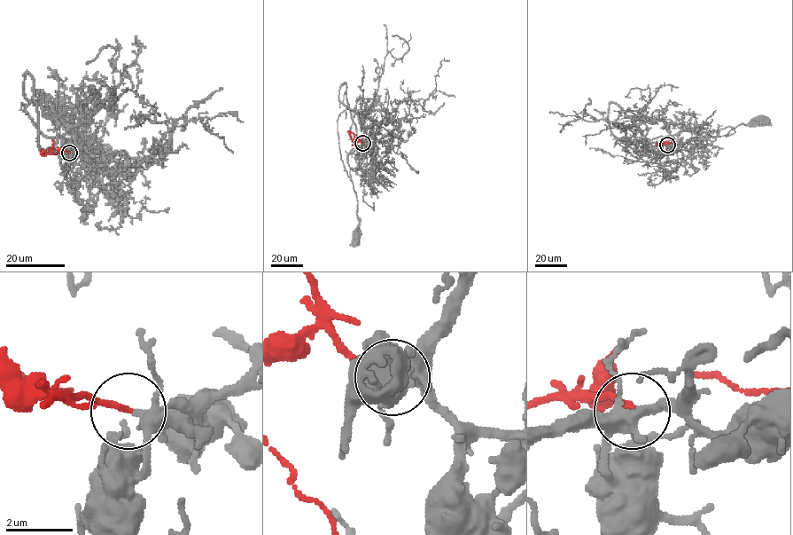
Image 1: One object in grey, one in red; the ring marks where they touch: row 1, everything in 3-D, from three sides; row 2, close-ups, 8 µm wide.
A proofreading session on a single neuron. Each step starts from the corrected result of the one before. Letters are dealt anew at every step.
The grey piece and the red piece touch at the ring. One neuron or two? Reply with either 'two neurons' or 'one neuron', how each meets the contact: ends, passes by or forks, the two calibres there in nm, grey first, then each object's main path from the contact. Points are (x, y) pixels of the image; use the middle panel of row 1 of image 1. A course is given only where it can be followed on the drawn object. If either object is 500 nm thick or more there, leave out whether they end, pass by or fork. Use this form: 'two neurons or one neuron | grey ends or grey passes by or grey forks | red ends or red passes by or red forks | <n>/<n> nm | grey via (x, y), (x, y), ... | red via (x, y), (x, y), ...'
one neuron | grey forks | red ends | 280/180 nm | grey via (363, 143), (373, 122), (346, 108), (338, 116), (338, 145), (341, 160), (357, 201), (357, 237) | red via (363, 143), (353, 135), (354, 143), (361, 151)

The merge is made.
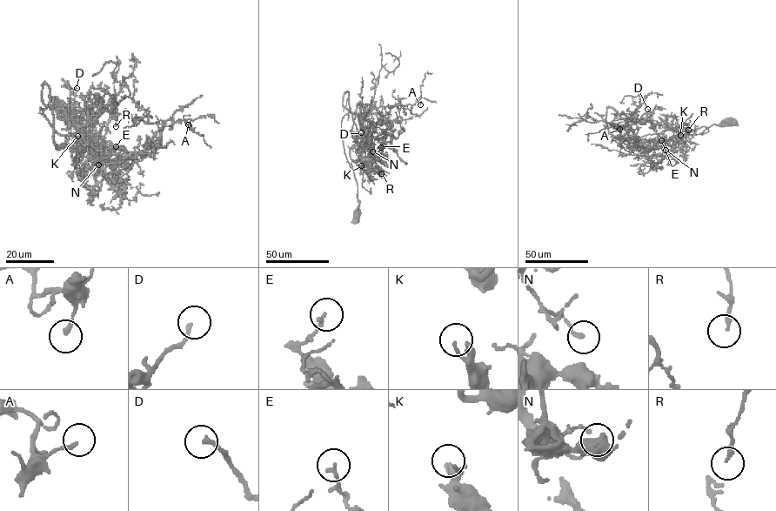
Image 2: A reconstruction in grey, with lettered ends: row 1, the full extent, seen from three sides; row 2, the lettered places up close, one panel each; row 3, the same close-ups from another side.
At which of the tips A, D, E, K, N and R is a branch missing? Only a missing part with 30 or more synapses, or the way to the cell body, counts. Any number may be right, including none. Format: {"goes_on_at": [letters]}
{"goes_on_at": []}

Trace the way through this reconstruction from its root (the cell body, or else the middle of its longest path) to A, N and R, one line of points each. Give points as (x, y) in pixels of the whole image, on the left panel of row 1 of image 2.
A: (70, 109), (68, 135), (40, 112), (52, 105), (96, 144), (126, 152), (145, 151), (163, 126), (188, 124)
N: (70, 109), (68, 135), (40, 112), (52, 105), (96, 144), (135, 156), (122, 160), (98, 143), (98, 164)
R: (70, 109), (68, 135), (40, 112), (52, 105), (96, 144), (133, 157), (106, 149), (111, 112), (116, 126)

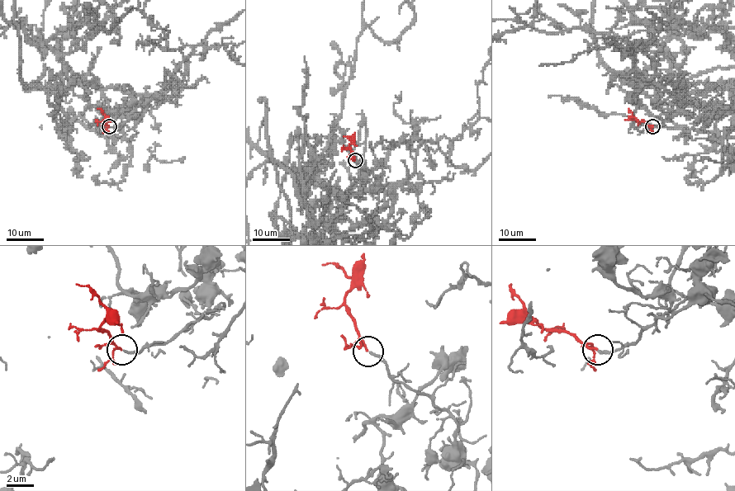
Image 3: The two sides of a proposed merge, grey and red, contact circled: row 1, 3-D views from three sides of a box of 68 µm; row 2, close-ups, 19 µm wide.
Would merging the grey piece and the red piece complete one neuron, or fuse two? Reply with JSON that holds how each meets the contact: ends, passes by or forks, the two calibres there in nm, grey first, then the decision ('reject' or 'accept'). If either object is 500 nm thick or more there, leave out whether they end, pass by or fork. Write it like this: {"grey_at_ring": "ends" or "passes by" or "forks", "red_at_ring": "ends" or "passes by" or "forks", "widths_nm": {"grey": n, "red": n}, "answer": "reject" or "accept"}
{"grey_at_ring": "ends", "red_at_ring": "passes by", "widths_nm": {"grey": 170, "red": 130}, "answer": "accept"}

